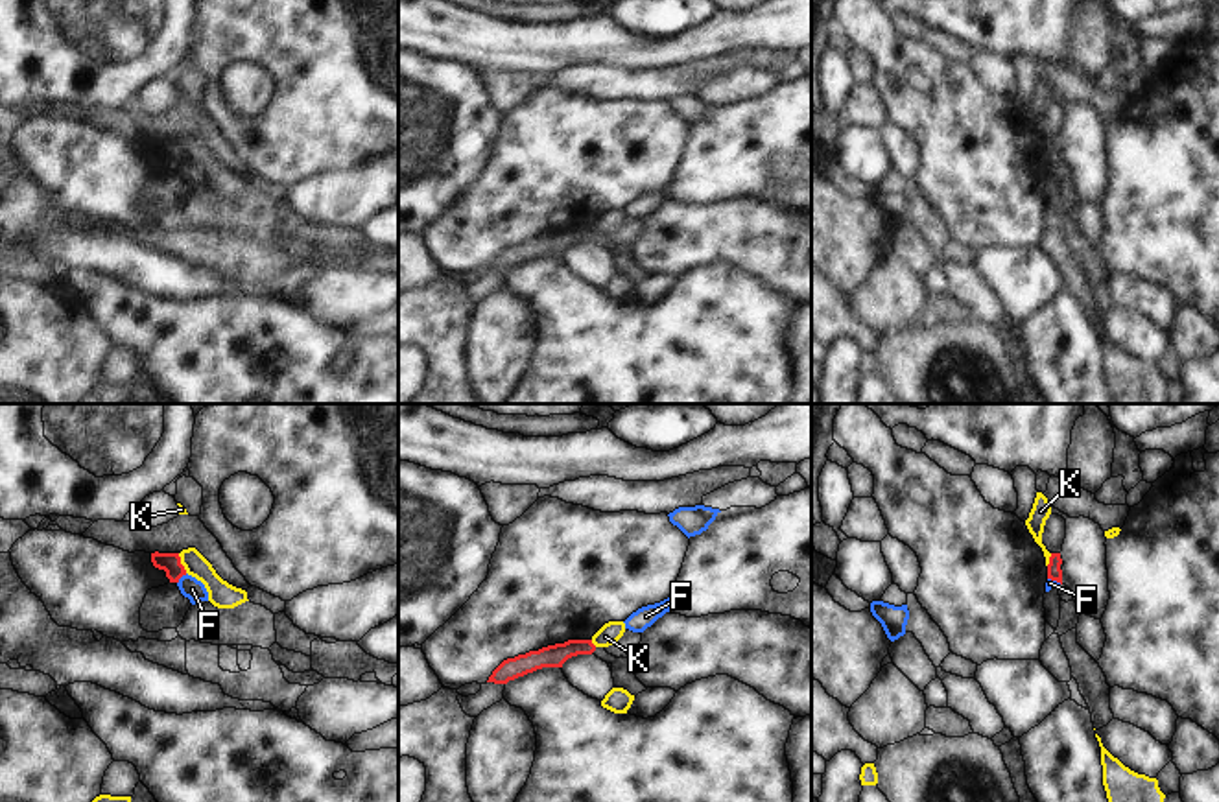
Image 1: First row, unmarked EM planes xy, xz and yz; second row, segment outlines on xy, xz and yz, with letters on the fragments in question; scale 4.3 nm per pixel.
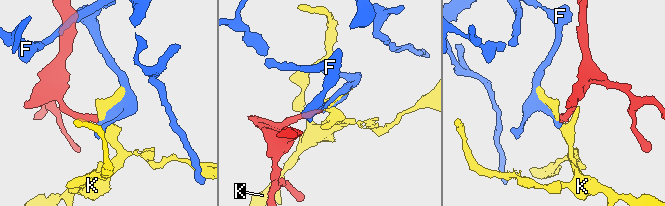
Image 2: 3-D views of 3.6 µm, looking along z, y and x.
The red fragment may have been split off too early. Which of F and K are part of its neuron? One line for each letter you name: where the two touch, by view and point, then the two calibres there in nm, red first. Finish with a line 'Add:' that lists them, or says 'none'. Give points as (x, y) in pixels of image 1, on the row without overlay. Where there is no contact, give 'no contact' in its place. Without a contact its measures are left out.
Add: none

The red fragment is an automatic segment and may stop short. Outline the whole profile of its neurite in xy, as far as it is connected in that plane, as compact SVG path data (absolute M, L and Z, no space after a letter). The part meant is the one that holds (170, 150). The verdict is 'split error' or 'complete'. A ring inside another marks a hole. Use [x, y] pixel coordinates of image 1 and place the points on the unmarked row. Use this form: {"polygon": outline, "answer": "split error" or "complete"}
{"polygon": "M151 140L151 149L155 155L164 157L170 170L179 170L186 162L184 153L181 151L179 140Z", "answer": "complete"}

